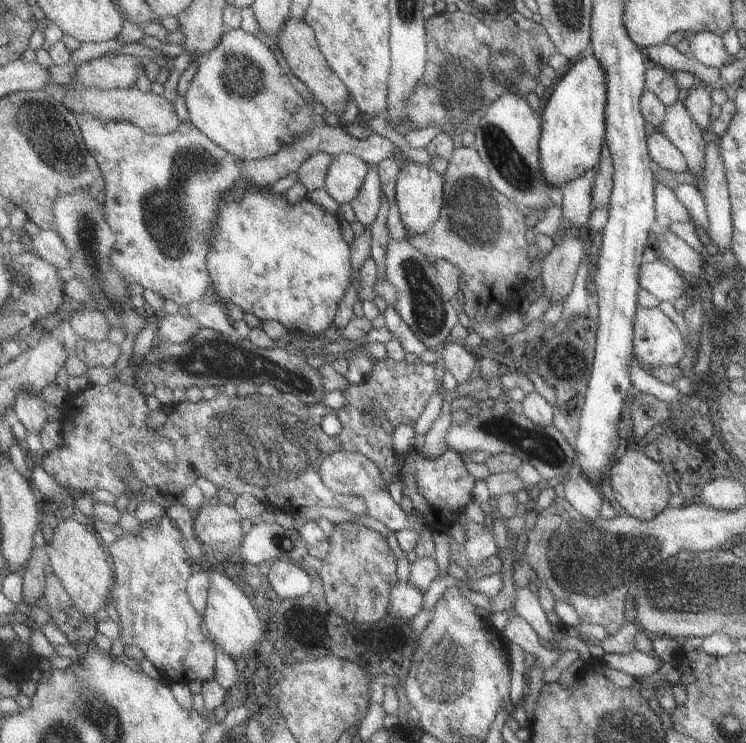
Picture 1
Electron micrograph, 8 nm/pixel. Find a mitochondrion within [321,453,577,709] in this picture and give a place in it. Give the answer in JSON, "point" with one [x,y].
{"point":[446,682]}

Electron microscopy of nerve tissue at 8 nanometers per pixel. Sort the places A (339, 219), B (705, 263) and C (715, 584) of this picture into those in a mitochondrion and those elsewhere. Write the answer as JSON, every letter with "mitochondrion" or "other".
{"A":"other","B":"other","C":"mitochondrion"}

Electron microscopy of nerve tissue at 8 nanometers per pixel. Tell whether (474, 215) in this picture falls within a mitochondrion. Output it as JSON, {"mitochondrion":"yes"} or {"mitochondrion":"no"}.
{"mitochondrion":"yes"}

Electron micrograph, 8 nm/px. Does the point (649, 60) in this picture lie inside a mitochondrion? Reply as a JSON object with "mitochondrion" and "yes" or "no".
{"mitochondrion":"no"}

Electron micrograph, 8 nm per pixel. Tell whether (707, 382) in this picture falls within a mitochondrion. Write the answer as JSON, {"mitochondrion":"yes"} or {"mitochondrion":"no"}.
{"mitochondrion":"no"}

